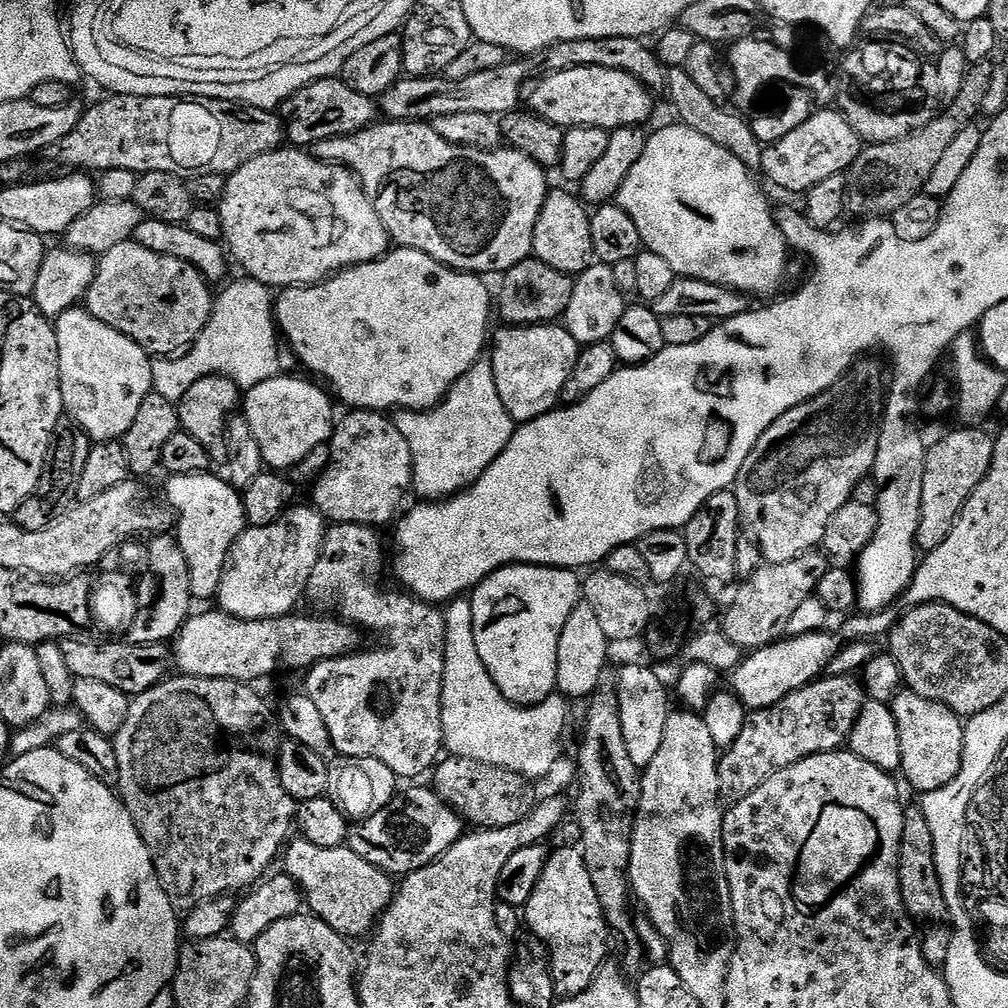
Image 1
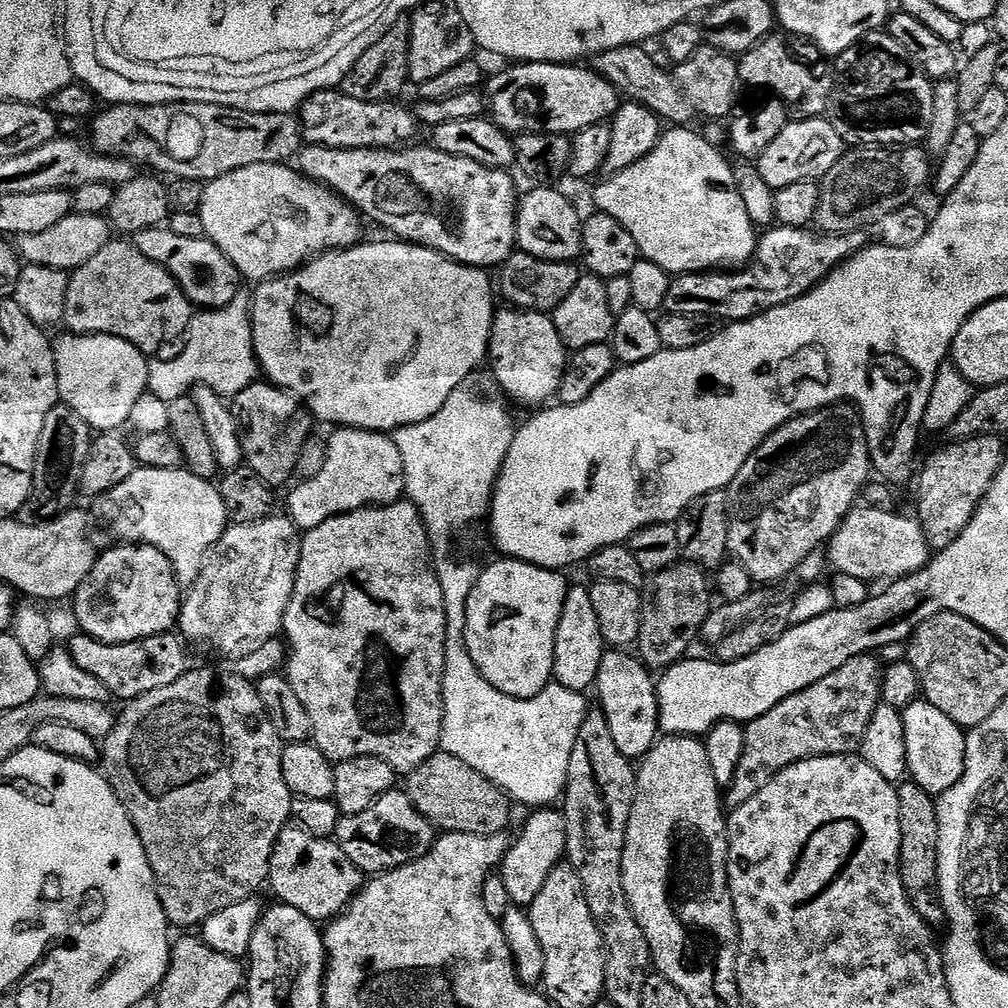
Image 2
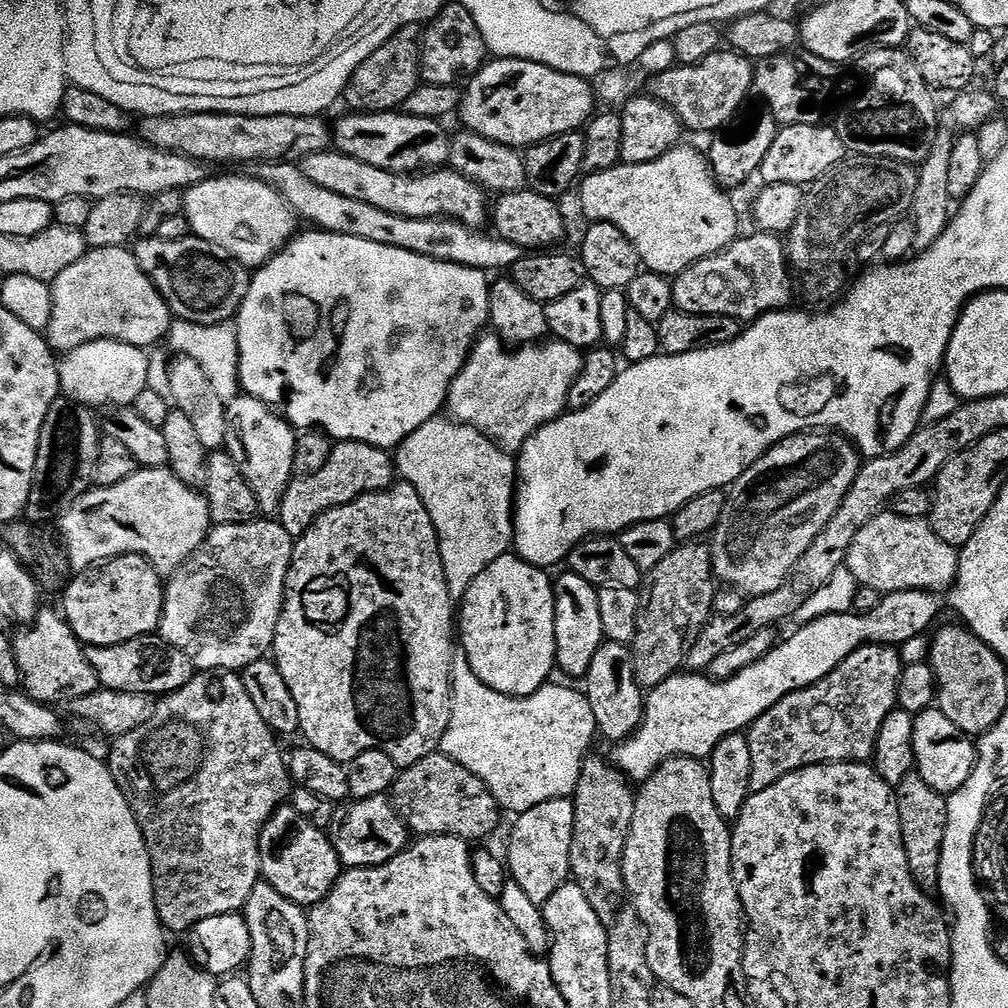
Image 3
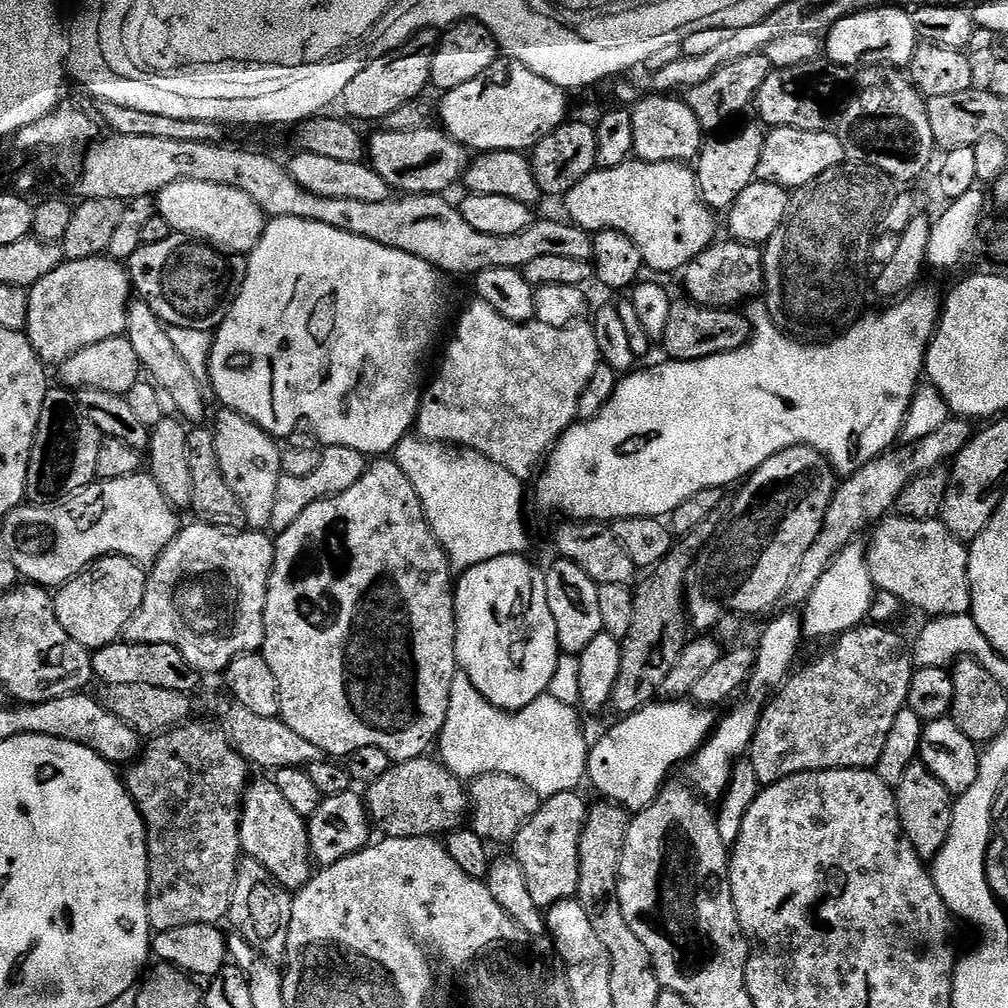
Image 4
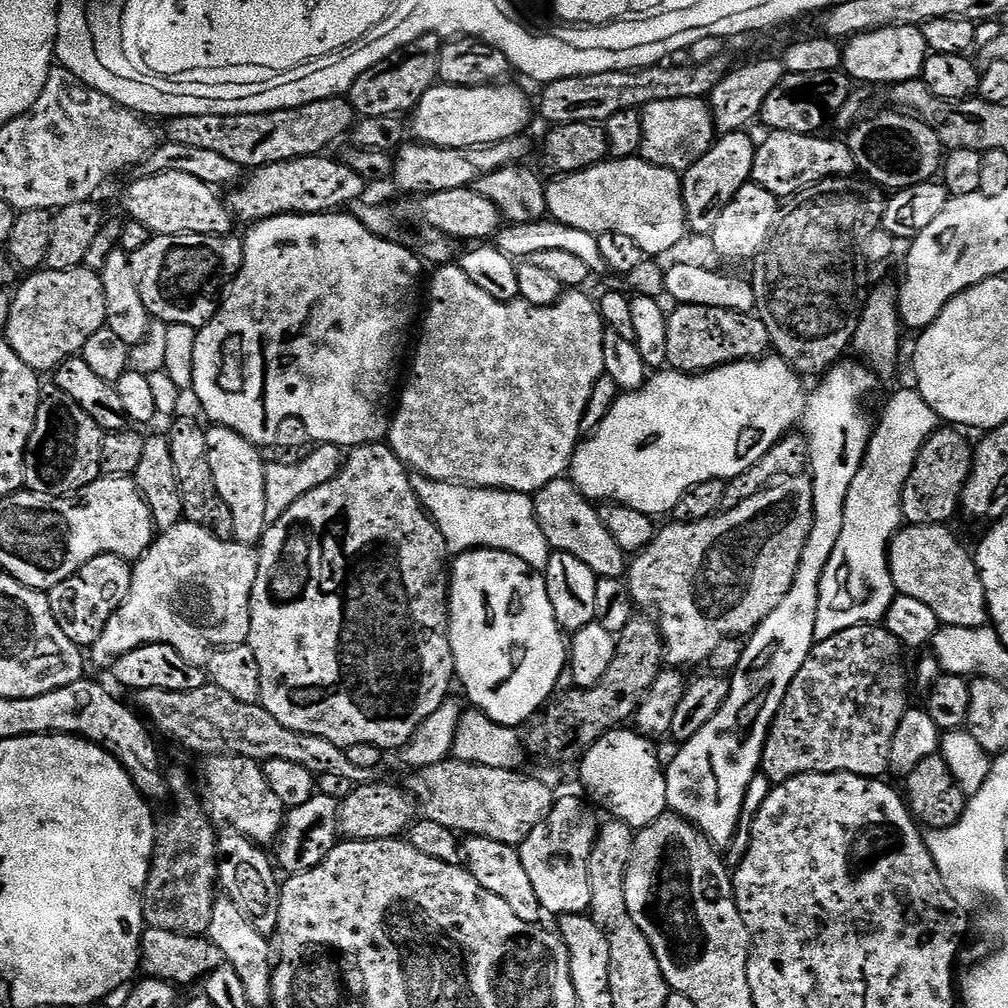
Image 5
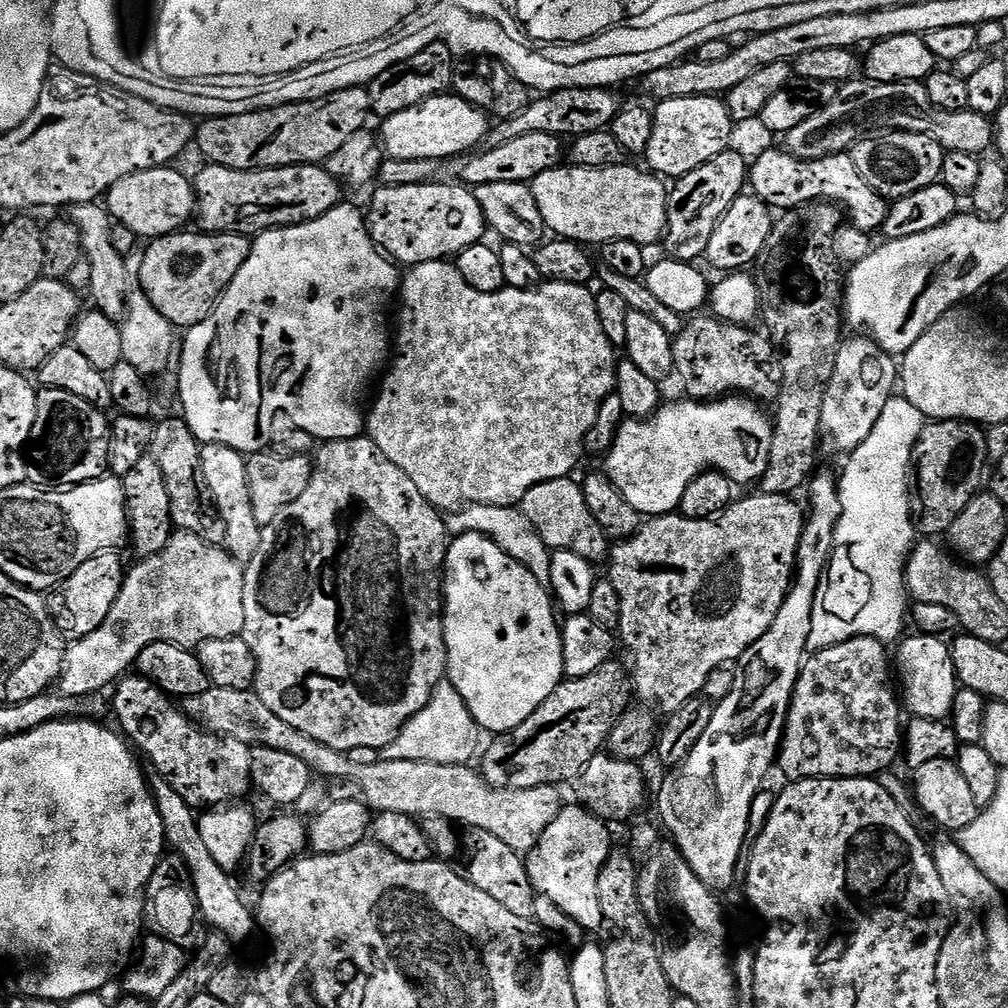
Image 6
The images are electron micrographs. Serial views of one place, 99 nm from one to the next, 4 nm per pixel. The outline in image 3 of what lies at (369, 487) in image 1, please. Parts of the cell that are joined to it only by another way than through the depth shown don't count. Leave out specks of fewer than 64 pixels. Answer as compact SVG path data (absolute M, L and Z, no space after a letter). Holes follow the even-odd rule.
M341 440L333 443L330 458L318 474L293 479L280 503L278 522L293 538L306 534L323 512L354 502L371 492L381 492L392 487L398 473L393 457L385 449L366 442Z

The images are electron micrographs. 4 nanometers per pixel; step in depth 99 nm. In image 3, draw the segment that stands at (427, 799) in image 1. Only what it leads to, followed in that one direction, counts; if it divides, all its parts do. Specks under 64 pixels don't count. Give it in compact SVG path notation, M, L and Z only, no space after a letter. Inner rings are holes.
M387 795L341 803L333 811L326 831L345 869L376 868L402 854L410 843L408 826Z

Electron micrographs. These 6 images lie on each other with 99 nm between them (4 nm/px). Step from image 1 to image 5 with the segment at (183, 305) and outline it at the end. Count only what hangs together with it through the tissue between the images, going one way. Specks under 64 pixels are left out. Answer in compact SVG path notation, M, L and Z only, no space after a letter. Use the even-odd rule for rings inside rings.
M83 266L70 270L36 270L29 276L32 276L29 280L21 279L15 289L17 292L12 296L10 318L2 332L10 342L14 354L18 354L18 358L22 358L26 366L30 366L37 374L51 374L62 361L83 353L90 334L98 334L98 330L107 325L106 294L101 273L92 272Z

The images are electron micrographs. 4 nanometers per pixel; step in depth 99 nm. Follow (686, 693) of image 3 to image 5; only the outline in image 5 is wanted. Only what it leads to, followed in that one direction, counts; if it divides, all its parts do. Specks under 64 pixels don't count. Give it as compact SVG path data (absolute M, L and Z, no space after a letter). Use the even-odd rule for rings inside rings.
M621 726L598 738L579 761L580 780L588 787L587 799L597 809L605 808L609 817L621 820L634 830L650 826L669 811L666 798L665 769L656 757L656 748L649 737Z

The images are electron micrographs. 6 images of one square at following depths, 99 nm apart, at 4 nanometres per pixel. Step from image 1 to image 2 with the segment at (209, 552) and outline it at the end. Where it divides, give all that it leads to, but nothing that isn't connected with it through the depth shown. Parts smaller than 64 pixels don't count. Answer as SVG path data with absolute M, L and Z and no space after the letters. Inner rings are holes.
M137 466L122 486L114 486L114 490L99 497L95 504L97 514L108 523L117 541L149 544L162 550L184 586L195 584L208 553L230 527L219 487L213 481L198 478L184 466L174 470Z

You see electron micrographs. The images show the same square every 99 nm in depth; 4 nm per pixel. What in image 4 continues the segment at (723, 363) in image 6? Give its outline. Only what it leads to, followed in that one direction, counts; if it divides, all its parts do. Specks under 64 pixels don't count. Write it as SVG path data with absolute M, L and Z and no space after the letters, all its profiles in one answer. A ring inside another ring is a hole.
M676 298L670 306L662 347L669 361L694 362L744 347L751 340L751 332L750 322L743 311L736 308L707 308L687 298Z

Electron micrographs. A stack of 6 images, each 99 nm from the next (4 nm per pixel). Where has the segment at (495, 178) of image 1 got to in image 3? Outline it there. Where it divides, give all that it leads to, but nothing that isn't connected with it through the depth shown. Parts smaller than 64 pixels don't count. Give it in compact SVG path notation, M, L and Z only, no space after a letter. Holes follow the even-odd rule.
M335 150L310 154L301 160L301 170L306 178L311 178L318 186L326 190L334 190L334 194L343 194L346 198L355 198L357 202L370 202L370 206L378 206L378 210L386 210L390 214L398 214L406 218L430 218L431 216L443 216L450 220L457 220L459 224L465 224L467 228L483 229L484 223L490 220L490 204L484 201L485 189L472 180L467 180L462 174L451 170L433 170L423 174L403 176L402 174L390 174L390 170L378 170L378 166L370 166L366 162L358 162L358 158L344 156Z

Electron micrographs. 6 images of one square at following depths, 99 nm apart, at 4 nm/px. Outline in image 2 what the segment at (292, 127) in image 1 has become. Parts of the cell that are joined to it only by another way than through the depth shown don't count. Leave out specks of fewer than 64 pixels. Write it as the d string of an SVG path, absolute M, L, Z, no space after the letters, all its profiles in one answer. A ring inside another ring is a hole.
M329 90L311 96L298 110L300 124L304 127L304 139L308 144L330 146L334 150L362 150L363 148L399 148L407 145L416 136L418 121L411 107L403 108L400 102L361 102L350 98L343 90Z

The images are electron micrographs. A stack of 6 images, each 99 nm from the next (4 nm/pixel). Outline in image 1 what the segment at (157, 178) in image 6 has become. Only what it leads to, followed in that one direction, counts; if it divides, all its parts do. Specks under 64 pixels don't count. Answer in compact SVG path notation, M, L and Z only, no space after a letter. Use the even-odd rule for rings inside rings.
M281 146L275 152L262 154L250 162L246 162L246 166L242 166L237 172L227 177L224 196L221 197L218 203L218 211L222 218L222 230L224 231L222 240L230 253L231 259L235 263L237 260L248 271L245 273L251 279L262 282L267 288L273 290L306 288L310 284L321 284L322 281L327 280L330 276L335 276L338 272L344 271L345 268L352 268L356 264L370 264L372 261L380 259L390 248L388 231L382 226L372 201L364 193L364 187L360 185L360 180L357 176L348 168L342 167L341 164L323 164L320 160L314 159L307 151L301 150L296 146Z

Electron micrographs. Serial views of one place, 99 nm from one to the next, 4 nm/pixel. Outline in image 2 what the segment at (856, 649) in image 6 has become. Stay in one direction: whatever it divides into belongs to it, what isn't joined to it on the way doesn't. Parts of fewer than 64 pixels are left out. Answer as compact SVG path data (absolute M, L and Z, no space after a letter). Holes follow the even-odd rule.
M872 654L856 656L846 666L834 670L834 674L822 678L814 686L778 702L774 710L762 714L757 720L747 721L744 728L746 750L742 752L742 762L738 764L732 787L726 792L726 804L729 809L750 802L750 798L754 798L754 794L766 787L779 772L798 762L819 756L850 756L859 753L866 738L866 730L870 726L870 718L874 718L874 710L882 703L882 664L876 659Z

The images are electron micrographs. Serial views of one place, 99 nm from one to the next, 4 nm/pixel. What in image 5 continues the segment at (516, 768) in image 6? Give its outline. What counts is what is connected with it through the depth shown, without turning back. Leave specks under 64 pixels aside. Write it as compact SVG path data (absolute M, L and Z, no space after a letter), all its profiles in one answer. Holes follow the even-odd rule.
M648 614L633 615L631 622L616 636L614 662L610 662L606 674L602 674L594 686L573 687L572 692L566 693L560 701L557 699L549 703L539 719L527 729L527 751L529 748L544 760L579 761L590 750L590 746L598 742L598 738L613 728L627 725L635 717L642 698L646 698L650 686L654 686L665 664L664 639L660 636L659 623Z

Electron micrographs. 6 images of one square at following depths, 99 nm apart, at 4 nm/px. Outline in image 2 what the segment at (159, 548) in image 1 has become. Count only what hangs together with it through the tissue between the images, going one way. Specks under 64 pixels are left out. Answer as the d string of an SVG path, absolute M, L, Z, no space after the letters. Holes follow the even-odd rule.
M124 542L116 547L120 548L97 555L95 566L71 601L80 623L79 631L107 644L125 644L171 633L180 618L182 585L170 558L149 544Z

